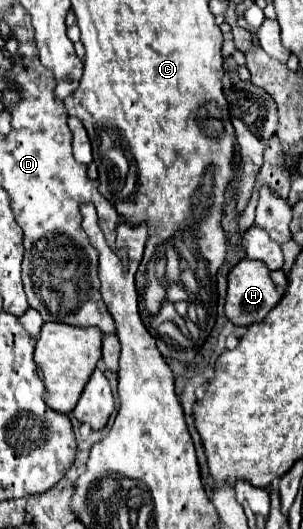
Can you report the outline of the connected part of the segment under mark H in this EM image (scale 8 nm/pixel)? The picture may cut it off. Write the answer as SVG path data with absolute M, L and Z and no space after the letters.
M243 258L231 272L229 272L229 288L227 288L227 302L225 314L235 326L249 326L255 322L263 322L269 310L281 300L281 294L275 288L275 282L269 276L267 266L259 260Z

